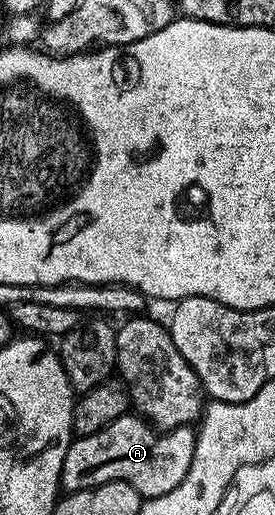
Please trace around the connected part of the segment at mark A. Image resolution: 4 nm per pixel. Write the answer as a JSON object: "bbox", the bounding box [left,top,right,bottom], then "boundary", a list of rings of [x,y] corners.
{"bbox":[59,414,195,499],"boundary":[[[125,414],[97,433],[72,438],[61,465],[59,486],[70,493],[123,479],[144,499],[161,497],[161,493],[169,493],[169,489],[177,489],[185,481],[193,461],[195,437],[190,426],[160,433],[138,414]]]}

